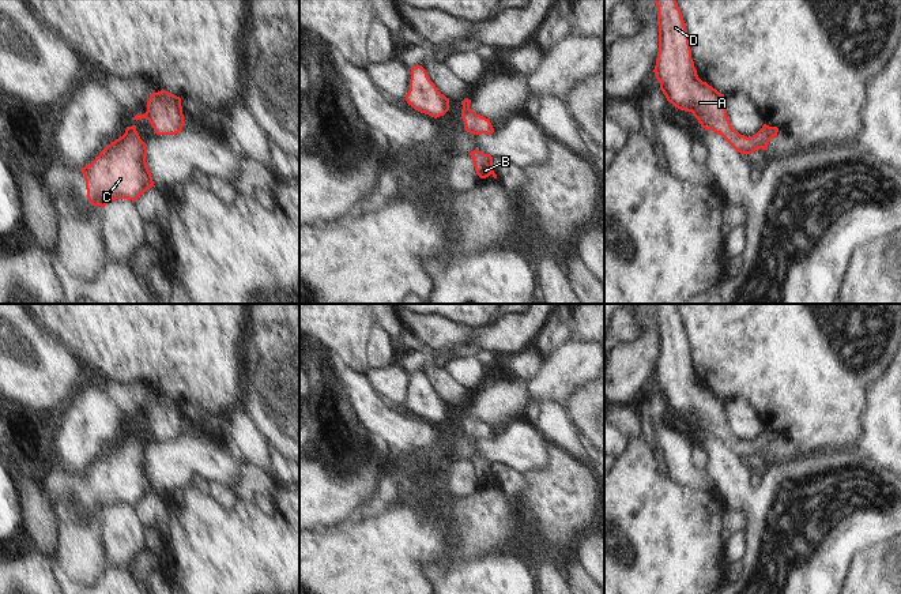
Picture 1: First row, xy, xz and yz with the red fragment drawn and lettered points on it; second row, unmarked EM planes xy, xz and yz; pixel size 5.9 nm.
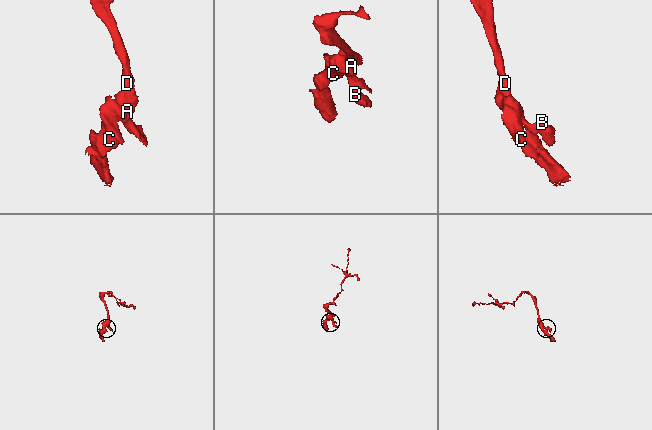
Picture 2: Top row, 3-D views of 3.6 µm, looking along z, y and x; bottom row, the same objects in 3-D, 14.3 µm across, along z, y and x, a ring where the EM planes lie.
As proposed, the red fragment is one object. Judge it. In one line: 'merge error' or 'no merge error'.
no merge error

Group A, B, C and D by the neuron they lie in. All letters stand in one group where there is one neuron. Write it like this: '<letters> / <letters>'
A B C D

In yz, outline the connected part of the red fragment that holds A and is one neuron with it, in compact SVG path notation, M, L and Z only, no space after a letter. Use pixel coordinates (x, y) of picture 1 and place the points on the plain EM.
M655 304L657 312L659 357L655 381L667 406L691 417L702 433L721 440L738 458L768 455L779 433L766 429L747 443L735 436L727 421L724 399L702 387L691 364L686 328L675 304Z

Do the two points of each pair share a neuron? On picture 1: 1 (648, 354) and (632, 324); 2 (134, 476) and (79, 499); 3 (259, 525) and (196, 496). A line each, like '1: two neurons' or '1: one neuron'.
1: two neurons
2: one neuron
3: one neuron

